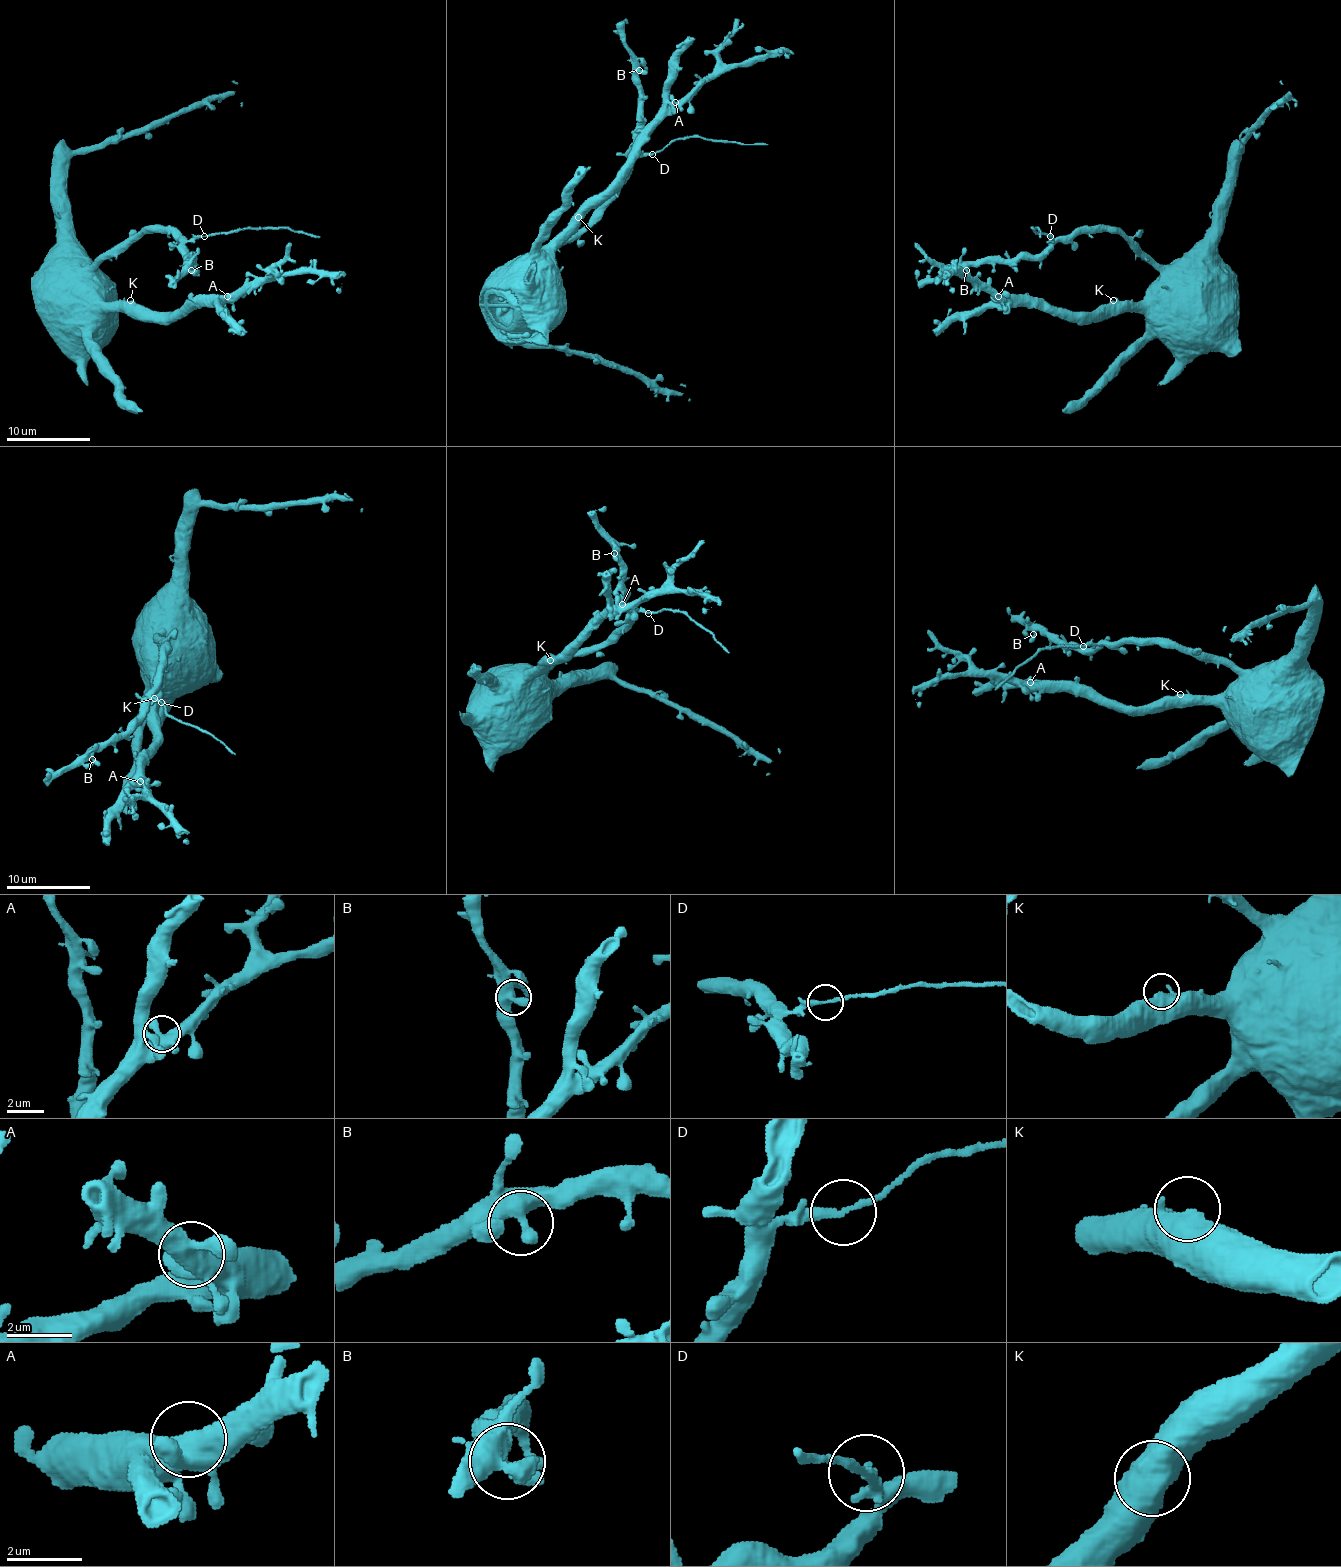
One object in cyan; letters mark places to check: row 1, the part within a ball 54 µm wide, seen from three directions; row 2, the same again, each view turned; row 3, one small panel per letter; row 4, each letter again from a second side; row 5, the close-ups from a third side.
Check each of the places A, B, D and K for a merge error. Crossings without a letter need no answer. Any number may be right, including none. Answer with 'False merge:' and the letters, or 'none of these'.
False merge: D

